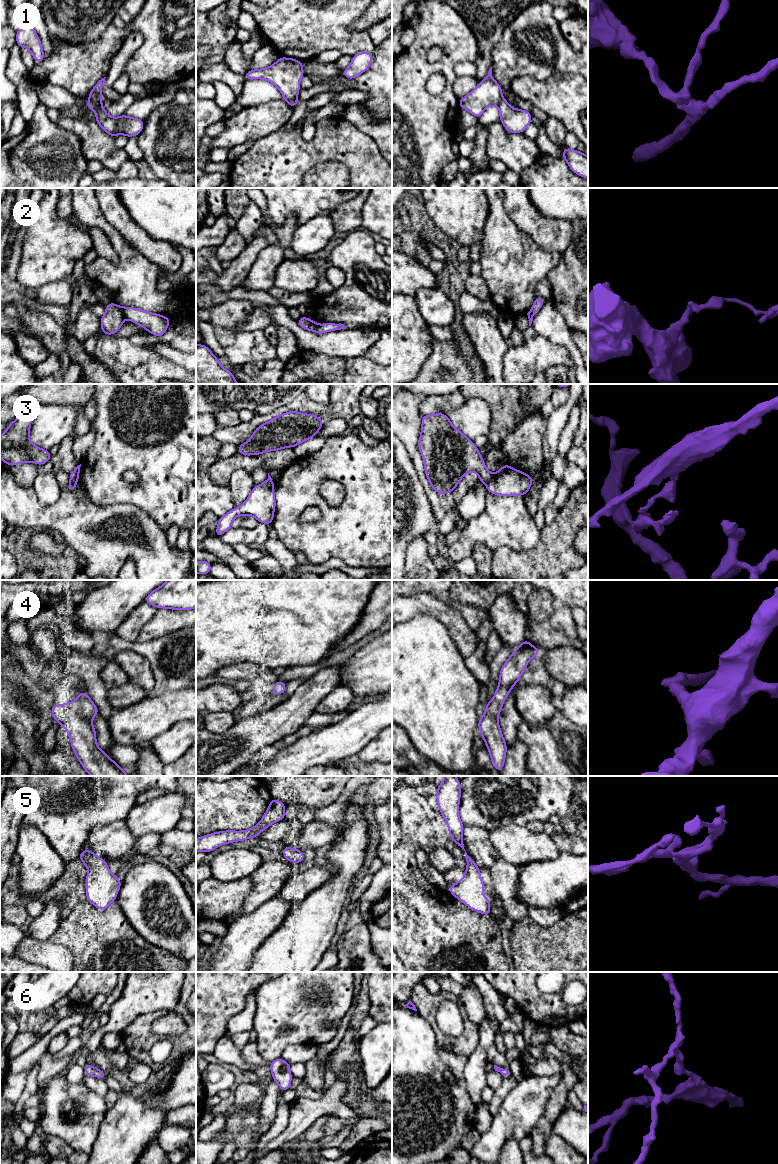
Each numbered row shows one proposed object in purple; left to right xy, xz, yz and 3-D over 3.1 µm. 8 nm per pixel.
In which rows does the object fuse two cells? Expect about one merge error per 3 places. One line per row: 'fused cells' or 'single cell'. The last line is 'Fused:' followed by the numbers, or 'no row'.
1: fused cells
2: fused cells
3: fused cells
4: single cell
5: single cell
6: single cell
Fused: 1, 2, 3

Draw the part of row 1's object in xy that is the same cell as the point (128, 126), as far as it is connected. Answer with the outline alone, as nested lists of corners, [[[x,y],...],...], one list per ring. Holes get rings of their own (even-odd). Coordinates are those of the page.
[[[88,101],[87,109],[95,111],[95,121],[113,138],[118,134],[123,134],[128,138],[138,136],[144,127],[144,121],[138,118],[128,117],[125,114],[118,118],[109,116],[107,111],[102,108],[102,101]]]

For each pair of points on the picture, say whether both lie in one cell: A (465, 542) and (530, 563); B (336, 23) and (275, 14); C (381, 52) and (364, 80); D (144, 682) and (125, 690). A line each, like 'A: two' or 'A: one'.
A: two
B: one
C: one
D: two

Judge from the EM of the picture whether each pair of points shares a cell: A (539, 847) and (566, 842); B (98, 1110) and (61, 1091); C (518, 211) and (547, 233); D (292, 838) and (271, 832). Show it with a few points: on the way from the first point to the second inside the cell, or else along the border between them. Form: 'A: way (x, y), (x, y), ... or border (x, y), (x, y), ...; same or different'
A: border (549, 836), (558, 852); different
B: way (89, 1106), (84, 1101), (70, 1097); same
C: way (525, 215), (540, 228); same
D: border (306, 824), (300, 832), (291, 832), (281, 842); different

